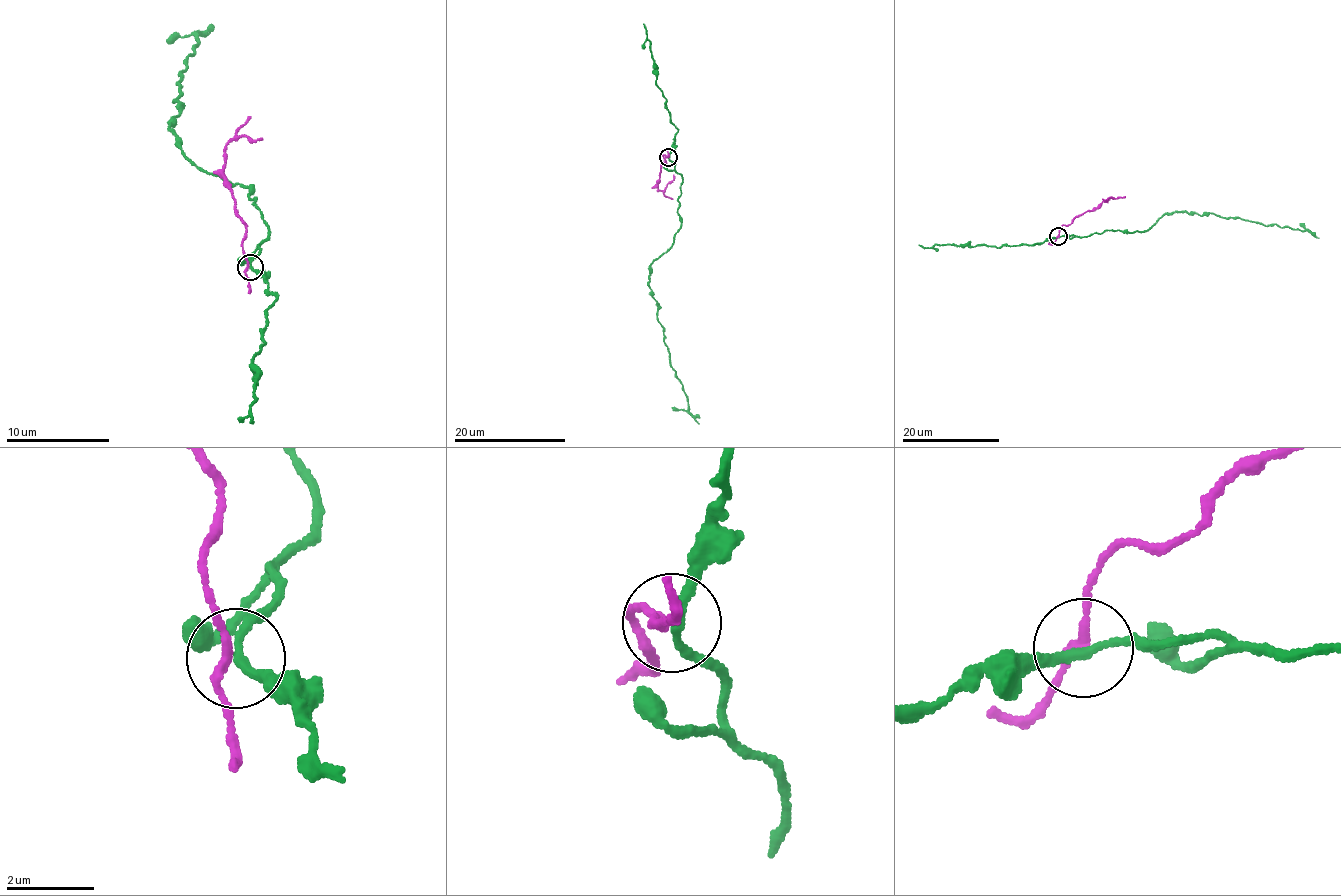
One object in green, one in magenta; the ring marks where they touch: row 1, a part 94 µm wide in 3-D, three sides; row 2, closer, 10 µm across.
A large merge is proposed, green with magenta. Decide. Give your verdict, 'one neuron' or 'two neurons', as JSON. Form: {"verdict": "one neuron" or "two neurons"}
{"verdict": "two neurons"}

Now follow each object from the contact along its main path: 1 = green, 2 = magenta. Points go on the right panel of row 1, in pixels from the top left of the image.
1: (1059, 236), (1086, 236), (1110, 230), (1138, 232), (1156, 224), (1161, 216), (1187, 211), (1308, 230), (1318, 237)
2: (1059, 236), (1061, 227), (1088, 211), (1095, 210), (1112, 197), (1102, 199)

